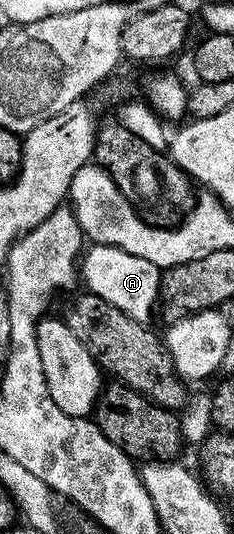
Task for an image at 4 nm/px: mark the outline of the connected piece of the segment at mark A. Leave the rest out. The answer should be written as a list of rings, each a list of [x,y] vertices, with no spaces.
[[[94,244],[85,249],[82,254],[82,282],[89,293],[99,296],[101,301],[110,303],[130,316],[145,323],[159,301],[160,279],[162,270],[158,268],[151,257],[128,252],[114,246]]]

